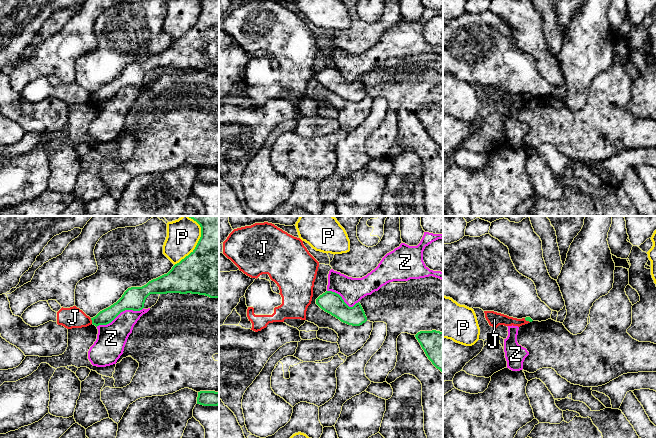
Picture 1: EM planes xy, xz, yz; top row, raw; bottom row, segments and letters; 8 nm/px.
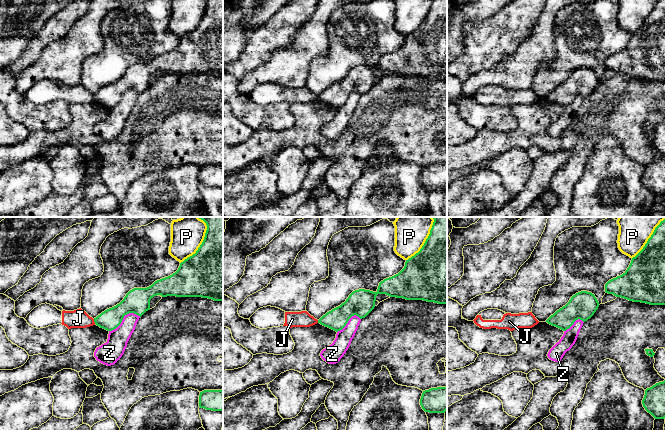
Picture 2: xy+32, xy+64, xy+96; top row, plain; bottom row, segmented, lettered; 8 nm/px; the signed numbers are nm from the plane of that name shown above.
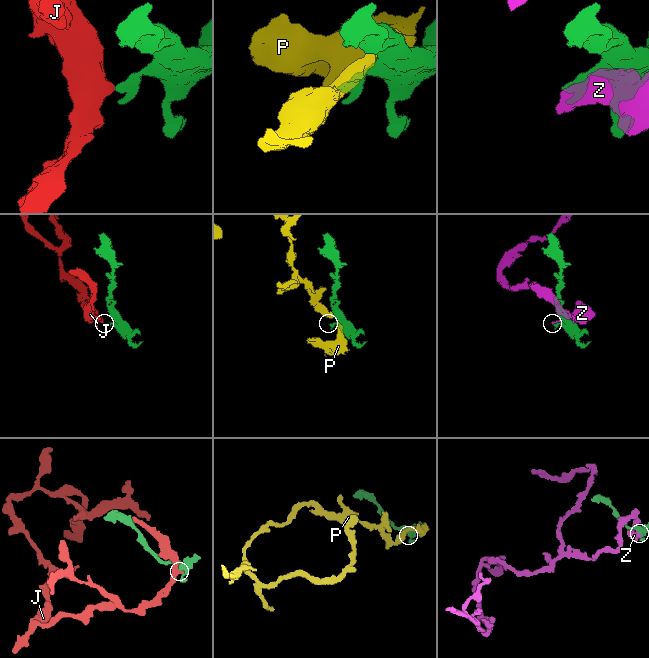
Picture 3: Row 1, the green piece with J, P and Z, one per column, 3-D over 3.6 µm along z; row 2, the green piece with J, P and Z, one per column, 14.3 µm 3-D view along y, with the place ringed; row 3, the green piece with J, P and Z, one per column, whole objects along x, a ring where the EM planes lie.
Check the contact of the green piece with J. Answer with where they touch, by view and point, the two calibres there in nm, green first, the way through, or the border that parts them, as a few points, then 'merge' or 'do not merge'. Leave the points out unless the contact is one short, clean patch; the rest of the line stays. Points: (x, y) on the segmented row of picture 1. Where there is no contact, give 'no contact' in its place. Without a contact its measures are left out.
xy (92, 321) | 120/170 nm | along xy (90, 318), (92, 323) | do not merge

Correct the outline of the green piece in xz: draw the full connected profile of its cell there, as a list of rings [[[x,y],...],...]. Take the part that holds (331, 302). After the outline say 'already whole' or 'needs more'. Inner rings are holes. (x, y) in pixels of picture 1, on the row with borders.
[[[326,291],[316,299],[316,304],[325,312],[352,326],[360,326],[367,321],[365,312],[358,302],[349,307],[342,297],[332,291]]] | already whole

